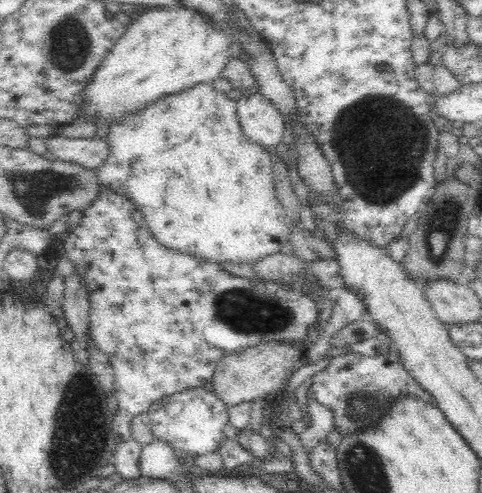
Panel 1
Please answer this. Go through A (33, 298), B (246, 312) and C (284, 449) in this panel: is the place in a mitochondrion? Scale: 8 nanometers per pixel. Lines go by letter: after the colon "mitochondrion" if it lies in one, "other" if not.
A: other
B: mitochondrion
C: other

